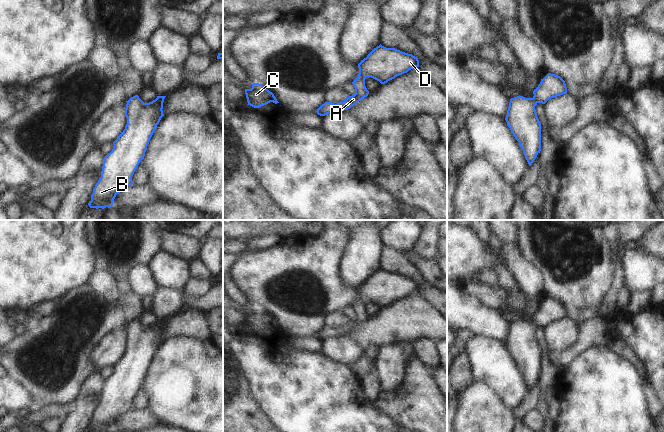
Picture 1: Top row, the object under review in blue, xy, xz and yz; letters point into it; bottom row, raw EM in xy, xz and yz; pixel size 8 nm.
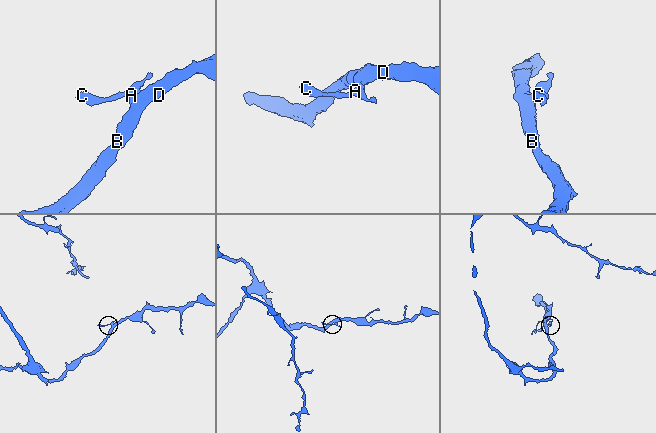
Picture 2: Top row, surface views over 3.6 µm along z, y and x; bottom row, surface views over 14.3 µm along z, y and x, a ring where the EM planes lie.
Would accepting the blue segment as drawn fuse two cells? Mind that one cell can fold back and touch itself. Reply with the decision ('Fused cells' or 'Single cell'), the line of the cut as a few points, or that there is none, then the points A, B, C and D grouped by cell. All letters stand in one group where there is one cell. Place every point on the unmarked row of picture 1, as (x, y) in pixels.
Single cell. No split. Groups: A B C D

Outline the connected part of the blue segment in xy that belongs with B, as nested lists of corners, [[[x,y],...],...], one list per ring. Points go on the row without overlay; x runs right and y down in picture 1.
[[[138,319],[126,328],[125,353],[113,366],[113,373],[104,381],[101,401],[96,407],[90,432],[110,432],[117,418],[133,408],[132,400],[144,382],[149,365],[163,338],[166,320],[144,327]]]

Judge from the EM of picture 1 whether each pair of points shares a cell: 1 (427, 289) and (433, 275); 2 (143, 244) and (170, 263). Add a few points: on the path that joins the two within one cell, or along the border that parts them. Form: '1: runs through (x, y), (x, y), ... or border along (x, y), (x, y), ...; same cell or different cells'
1: border along (414, 265), (420, 274), (436, 288); different cells
2: border along (161, 249), (147, 264); different cells

